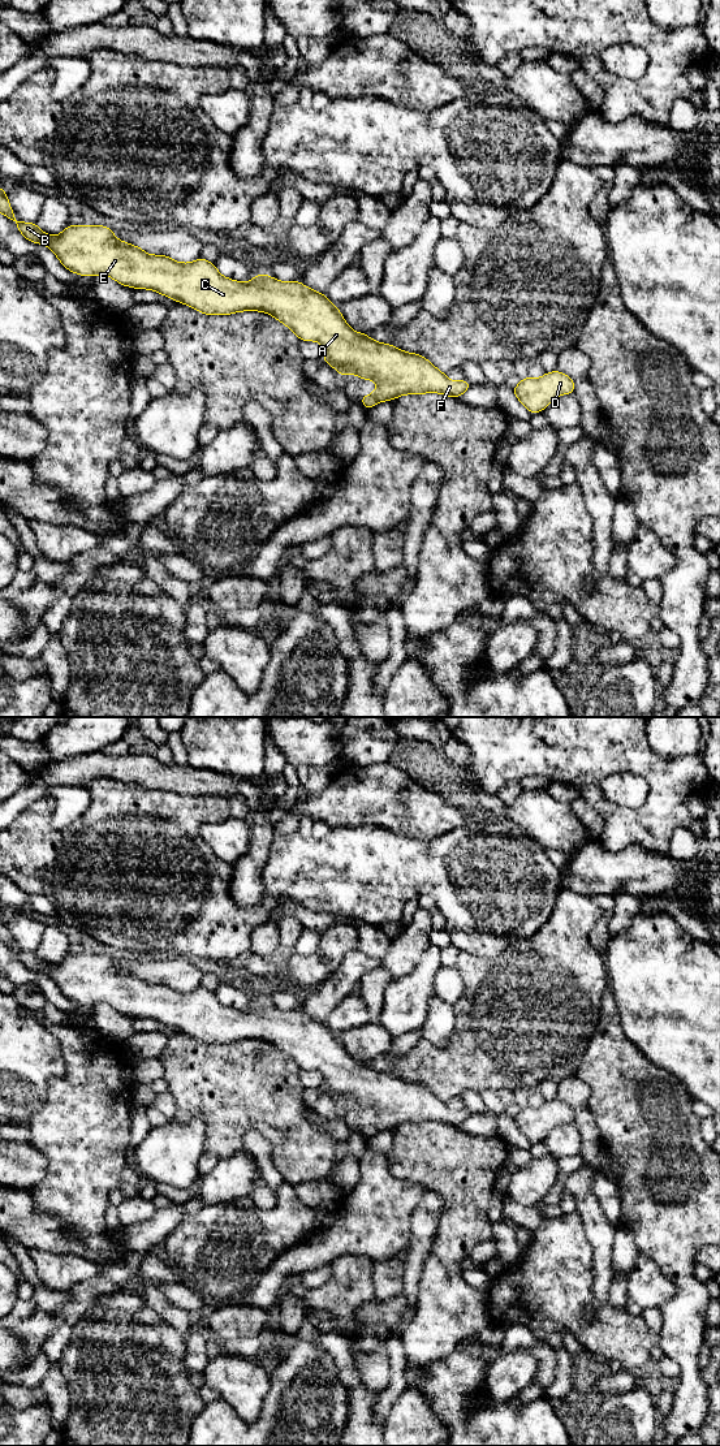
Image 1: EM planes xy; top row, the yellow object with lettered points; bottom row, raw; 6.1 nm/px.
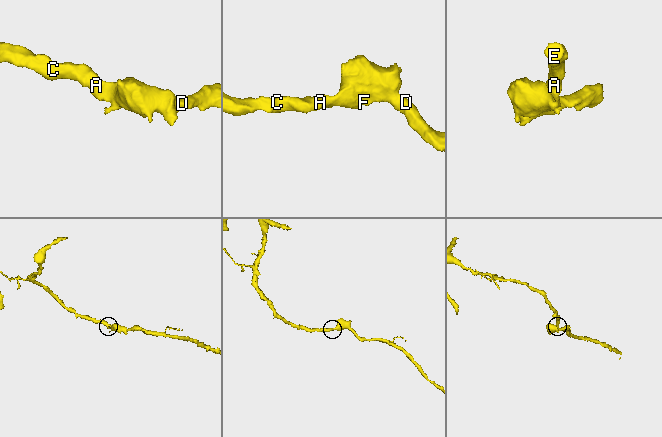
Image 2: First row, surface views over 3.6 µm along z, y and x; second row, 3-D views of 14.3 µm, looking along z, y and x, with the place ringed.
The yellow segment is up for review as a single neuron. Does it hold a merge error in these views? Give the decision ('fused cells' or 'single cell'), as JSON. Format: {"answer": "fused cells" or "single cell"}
{"answer": "single cell"}

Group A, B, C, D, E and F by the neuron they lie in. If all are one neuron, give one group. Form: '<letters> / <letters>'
A B C D E F

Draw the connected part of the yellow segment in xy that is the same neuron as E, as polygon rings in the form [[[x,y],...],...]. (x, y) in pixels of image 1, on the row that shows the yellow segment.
[[[0,186],[0,213],[13,221],[22,236],[35,243],[49,247],[60,263],[81,276],[107,275],[124,286],[150,289],[185,303],[204,315],[230,315],[240,311],[262,311],[289,327],[299,341],[318,341],[323,345],[323,359],[341,376],[355,374],[365,380],[376,381],[376,392],[359,401],[365,409],[395,400],[402,394],[441,393],[458,398],[471,384],[452,381],[421,354],[406,353],[389,344],[371,340],[366,333],[354,332],[344,320],[337,306],[329,299],[305,286],[298,280],[279,281],[268,275],[258,273],[249,282],[240,282],[220,275],[215,264],[199,258],[191,263],[178,263],[165,255],[150,255],[141,247],[120,241],[113,230],[103,225],[68,225],[61,234],[48,236],[35,223],[22,223],[14,216],[7,193]]]

